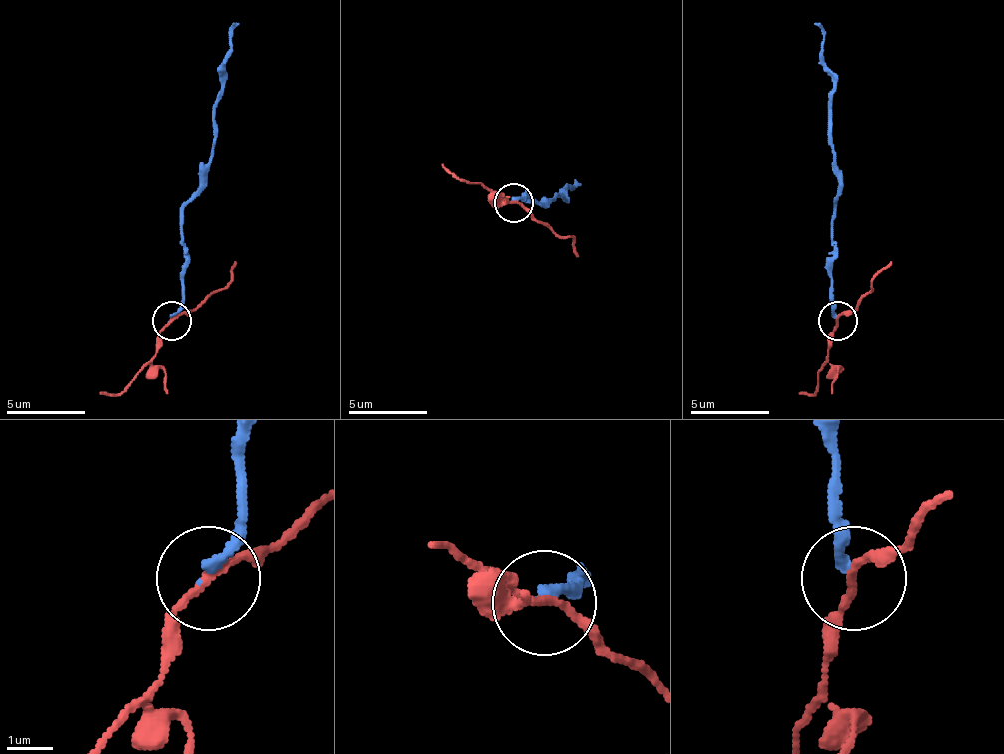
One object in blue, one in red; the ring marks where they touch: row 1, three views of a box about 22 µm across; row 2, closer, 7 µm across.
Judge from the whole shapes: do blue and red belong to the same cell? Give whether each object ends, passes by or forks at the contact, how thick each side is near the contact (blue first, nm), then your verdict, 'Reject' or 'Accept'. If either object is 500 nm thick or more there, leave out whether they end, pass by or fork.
At the ring blue ends. At the ring red passes by. Thickness 220 nm (blue) against 140 nm. Reject

